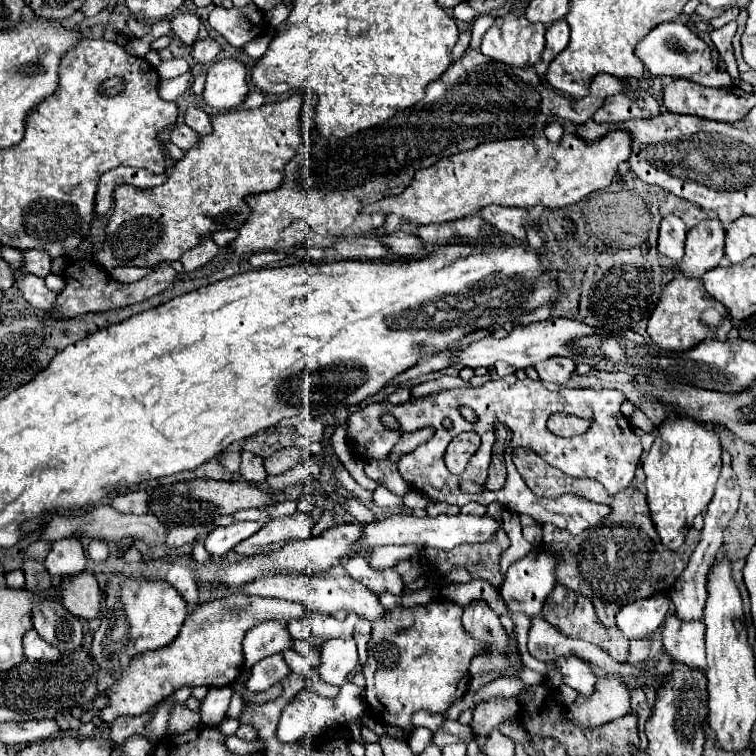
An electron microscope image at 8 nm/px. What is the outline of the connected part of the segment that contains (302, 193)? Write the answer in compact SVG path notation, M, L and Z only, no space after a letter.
M467 49L467 53L463 55L463 59L459 59L455 65L451 65L437 81L431 81L425 89L425 97L415 103L413 107L409 109L403 109L399 113L395 113L391 119L383 121L381 125L377 127L371 127L353 137L347 137L347 139L339 139L339 141L331 141L331 139L325 139L321 135L317 135L315 131L305 135L305 145L299 149L299 153L289 161L289 165L285 165L285 173L283 173L283 183L279 189L275 191L267 191L267 193L257 193L257 195L251 195L251 197L245 197L245 203L251 207L251 217L247 217L247 221L243 223L243 227L239 229L239 235L235 241L229 243L229 251L233 251L235 255L245 255L245 253L257 253L257 251L279 251L279 249L287 249L287 247L295 247L295 245L319 245L321 247L321 239L335 239L335 237L349 237L349 235L367 235L367 233L373 233L375 229L379 229L385 221L385 215L363 215L361 209L365 203L371 203L371 201L379 201L381 197L385 195L397 195L397 193L403 193L403 189L413 181L413 173L417 169L423 169L423 167L431 167L433 163L437 163L439 159L445 159L445 157L451 157L455 153L461 153L461 151L469 151L473 147L477 147L479 143L485 143L485 141L497 141L497 139L511 139L511 137L531 137L539 131L545 129L547 123L555 121L557 117L565 119L565 121L573 121L577 125L589 121L593 117L593 113L603 105L603 101L607 101L607 97L613 97L615 93L625 93L625 85L621 83L621 79L613 77L613 75L607 75L607 73L601 73L597 75L593 81L591 81L591 93L583 99L565 99L561 97L559 93L555 93L553 89L547 89L547 87L541 87L541 79L537 77L537 73L533 71L533 67L509 67L509 65L501 65L497 61L491 61L487 57L483 57L483 53L479 51L473 51L473 49Z

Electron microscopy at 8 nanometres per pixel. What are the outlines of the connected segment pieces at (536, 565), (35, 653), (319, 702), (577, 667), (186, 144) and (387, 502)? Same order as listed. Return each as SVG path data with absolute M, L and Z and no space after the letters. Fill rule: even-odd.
M531 551L529 555L525 555L521 561L513 563L507 573L505 573L505 581L499 587L501 599L505 601L505 605L515 611L515 613L523 613L527 617L537 617L541 615L543 603L547 599L547 595L551 593L551 589L555 589L555 565L557 559L553 555L547 555L543 551Z
M29 629L23 637L23 645L25 645L25 657L31 659L31 661L47 661L47 663L53 663L55 659L59 661L61 651L55 649L53 645L45 643L35 629Z
M345 683L335 699L319 697L317 693L313 693L309 689L299 691L293 697L293 701L283 709L283 715L281 715L279 725L277 725L277 731L275 731L277 741L281 741L281 743L293 743L293 741L299 741L305 735L319 737L325 729L339 727L343 723L355 721L365 711L365 703L361 699L361 693L363 693L363 689L357 687L357 685L353 685L353 683Z
M569 657L569 659L559 659L557 665L563 673L563 683L575 689L579 695L591 695L595 691L597 675L591 671L589 663L585 663L579 657Z
M173 127L169 139L171 139L171 143L175 143L179 149L191 149L193 145L197 145L199 135L197 135L195 131L191 131L189 127Z
M377 487L375 491L375 501L377 501L377 507L383 507L383 509L403 509L403 501L399 497L395 497L391 491L383 489L383 487Z

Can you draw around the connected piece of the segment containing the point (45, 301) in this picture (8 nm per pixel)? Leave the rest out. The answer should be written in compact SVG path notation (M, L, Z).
M21 275L21 277L17 277L15 283L19 285L21 295L23 295L33 307L37 307L37 309L41 309L41 311L47 311L47 313L53 311L57 293L49 291L49 289L45 287L45 281L43 281L41 277L35 277L35 275L29 275L29 277L25 275L25 277L23 277L23 275Z

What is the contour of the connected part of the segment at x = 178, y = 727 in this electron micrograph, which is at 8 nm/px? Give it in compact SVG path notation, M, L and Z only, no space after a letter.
M183 703L173 705L171 713L169 713L169 725L167 725L167 733L187 733L187 729L193 729L201 723L199 713L189 711Z

